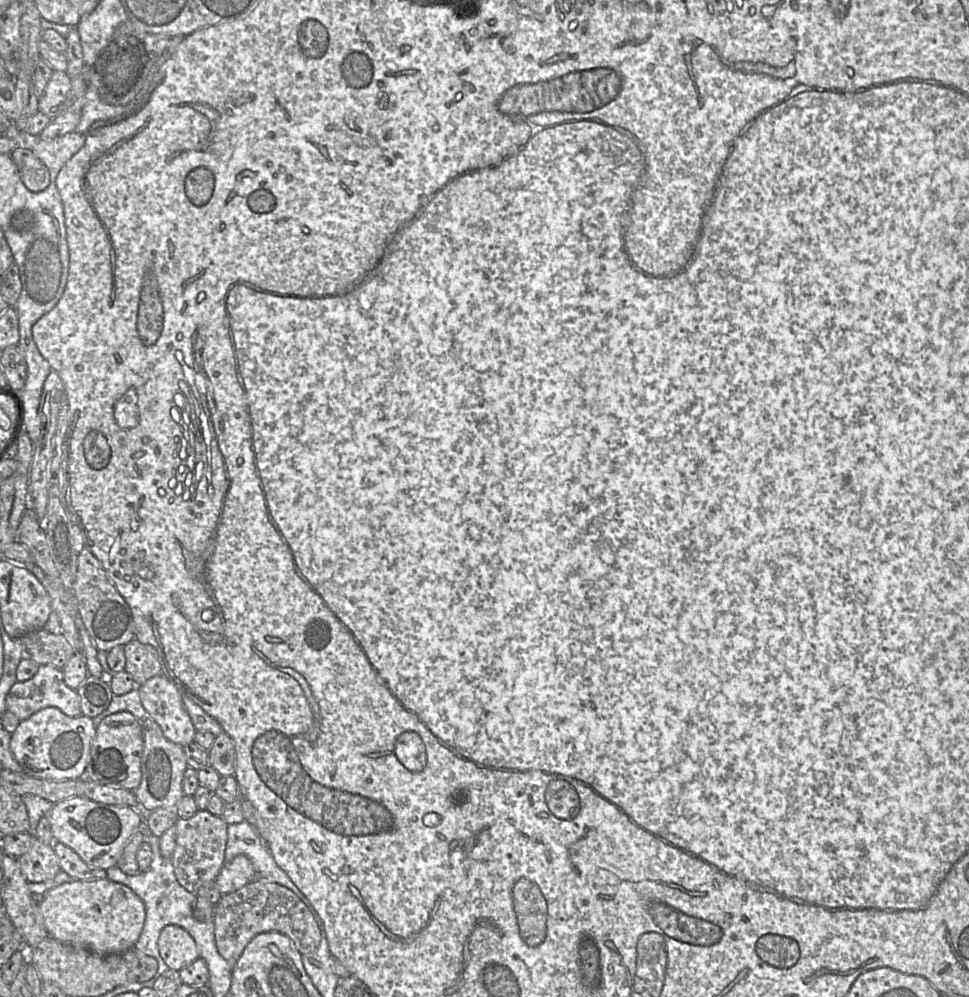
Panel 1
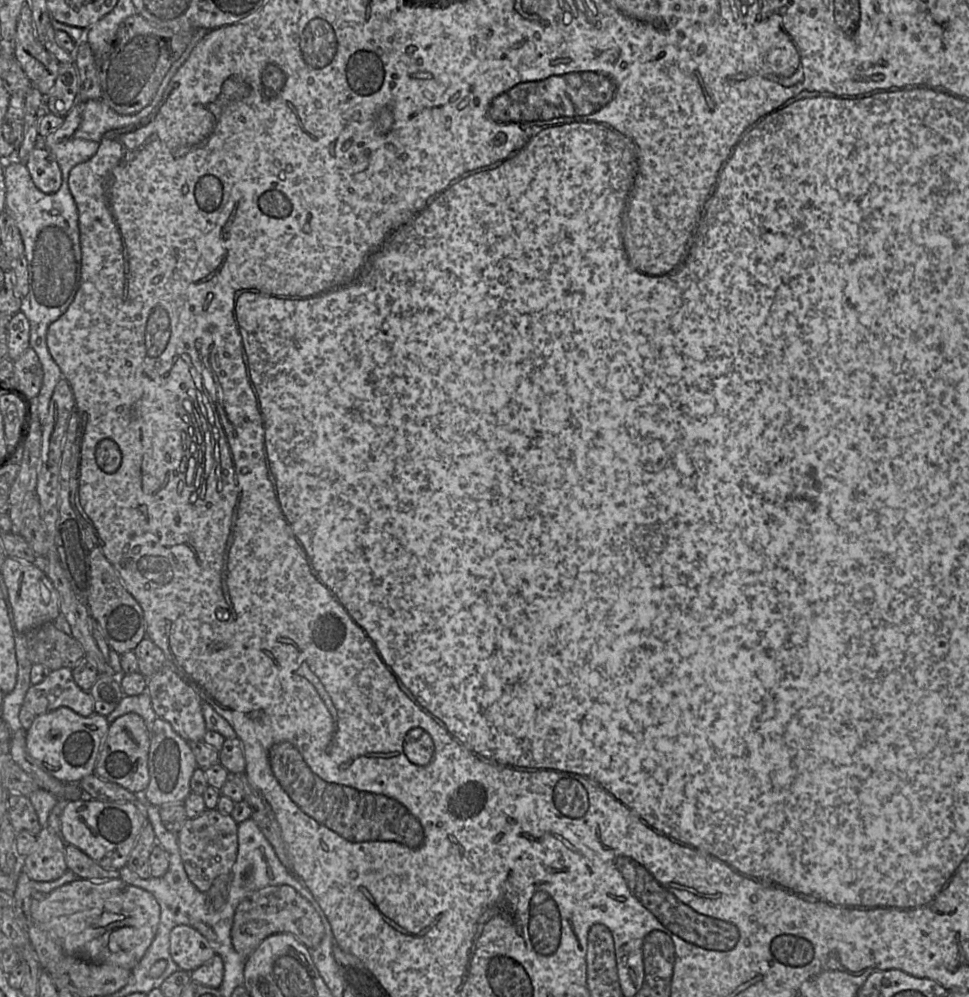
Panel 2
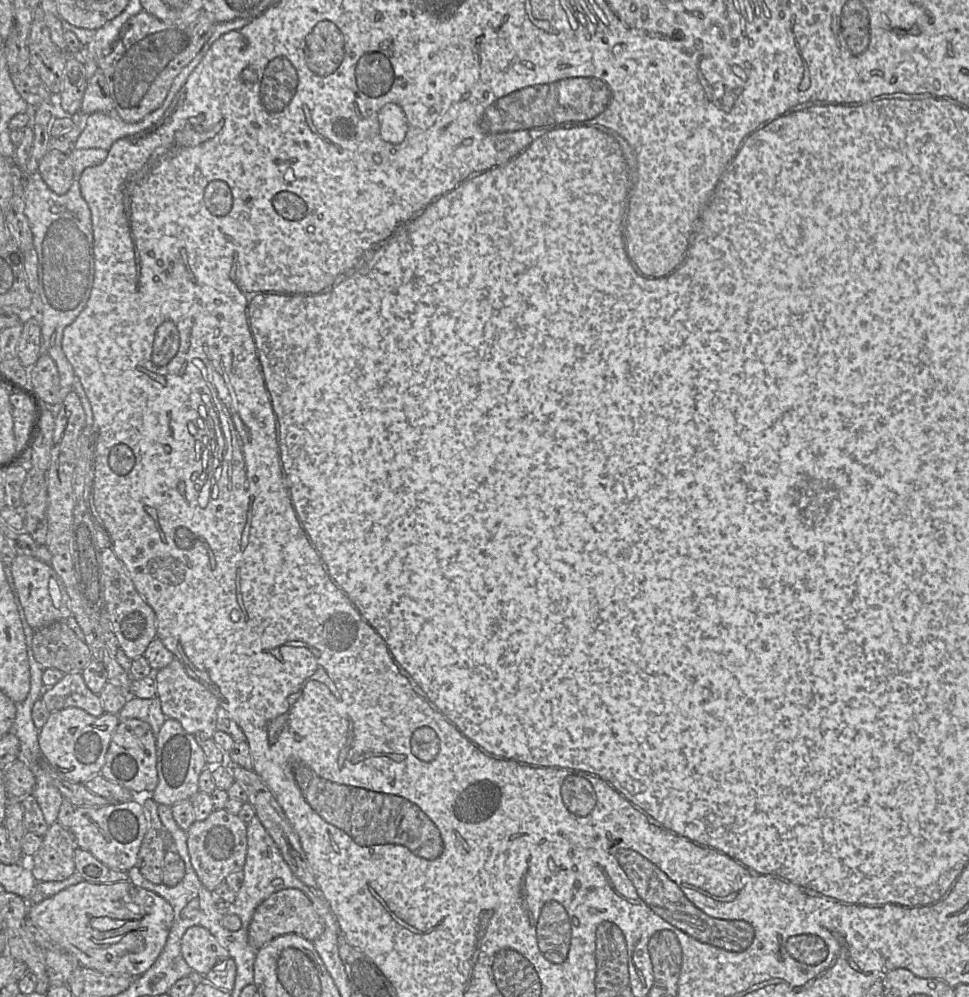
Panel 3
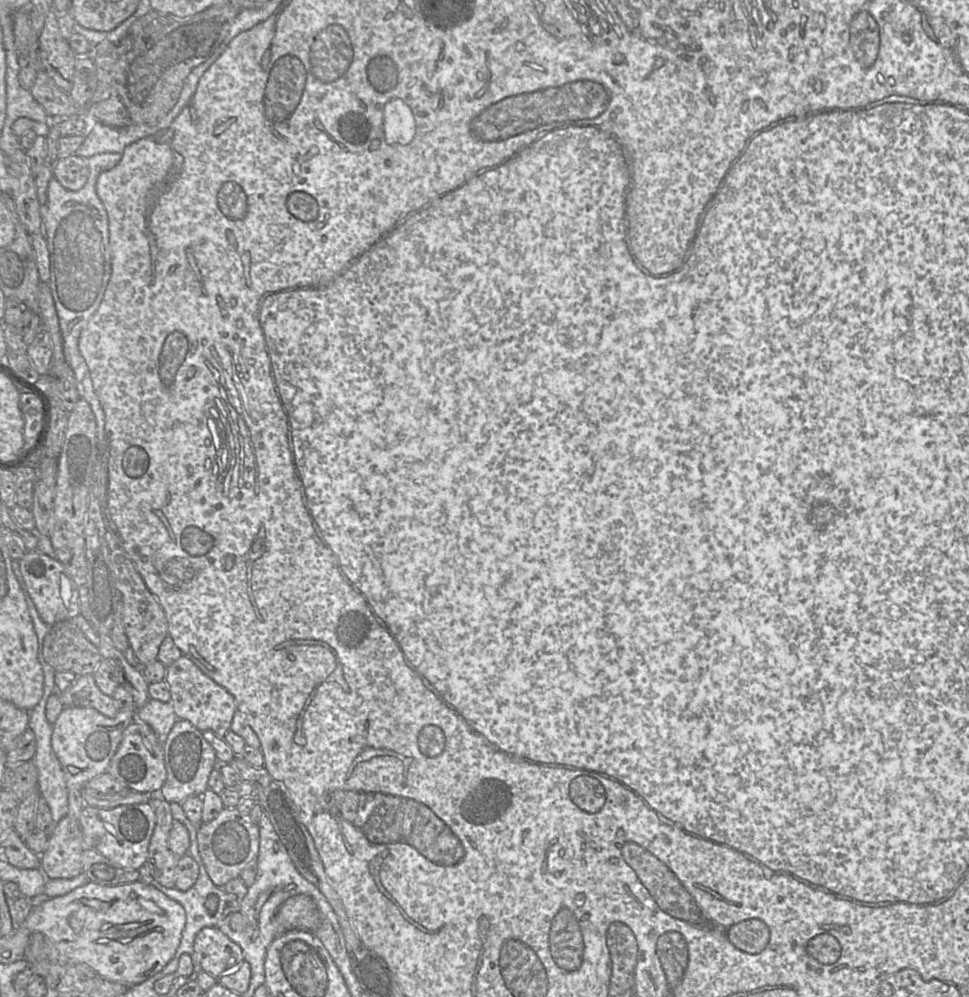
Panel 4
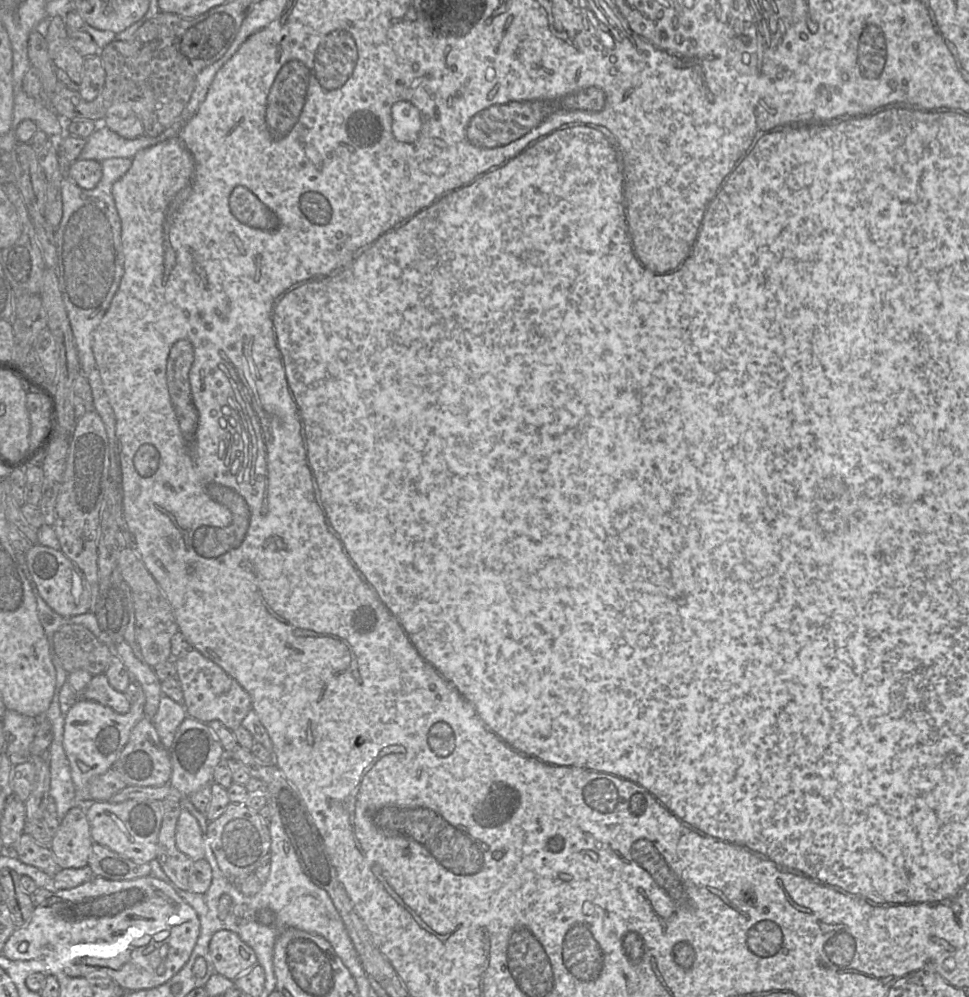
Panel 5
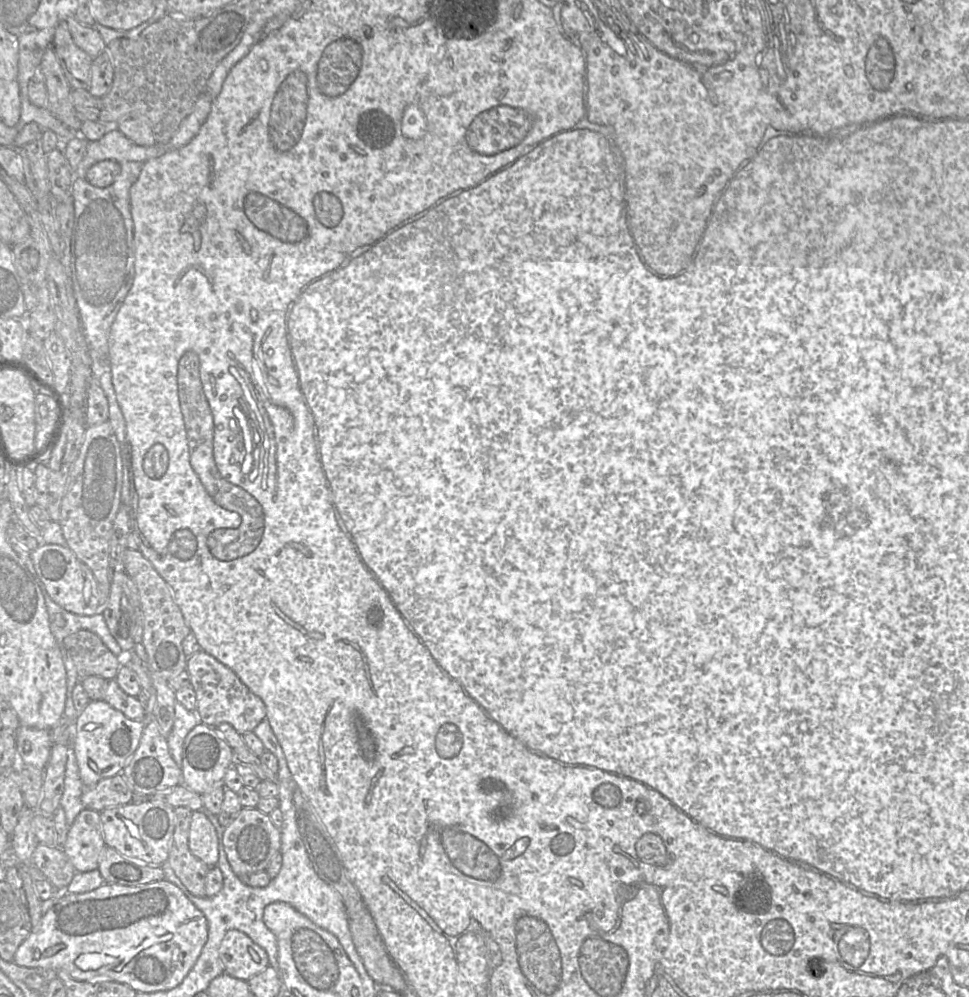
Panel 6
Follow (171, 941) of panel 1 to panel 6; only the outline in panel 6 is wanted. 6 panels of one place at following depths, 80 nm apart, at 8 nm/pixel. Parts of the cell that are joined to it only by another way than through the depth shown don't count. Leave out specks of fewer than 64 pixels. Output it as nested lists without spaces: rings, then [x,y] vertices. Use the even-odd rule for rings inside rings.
[[[238,930],[226,932],[218,953],[224,973],[237,979],[247,981],[269,966],[266,951]]]

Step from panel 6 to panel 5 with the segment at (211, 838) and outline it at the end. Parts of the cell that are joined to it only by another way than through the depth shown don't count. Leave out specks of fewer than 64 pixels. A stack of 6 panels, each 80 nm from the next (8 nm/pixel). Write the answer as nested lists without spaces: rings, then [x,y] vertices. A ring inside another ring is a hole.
[[[187,811],[178,818],[175,842],[177,849],[193,861],[205,859],[204,833],[197,819]]]

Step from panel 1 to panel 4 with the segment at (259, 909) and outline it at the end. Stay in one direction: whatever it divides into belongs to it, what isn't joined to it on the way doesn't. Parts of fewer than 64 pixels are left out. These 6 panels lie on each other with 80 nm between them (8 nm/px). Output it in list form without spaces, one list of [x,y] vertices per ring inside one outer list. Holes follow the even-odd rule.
[[[304,894],[288,898],[279,907],[274,919],[285,931],[304,930],[314,933],[321,923],[314,901]]]

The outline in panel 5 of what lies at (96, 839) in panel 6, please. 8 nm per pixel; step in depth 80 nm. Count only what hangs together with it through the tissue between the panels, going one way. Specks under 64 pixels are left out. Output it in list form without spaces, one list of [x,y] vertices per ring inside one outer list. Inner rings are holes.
[[[74,807],[60,823],[50,849],[60,871],[80,870],[88,867],[94,846],[86,807]]]

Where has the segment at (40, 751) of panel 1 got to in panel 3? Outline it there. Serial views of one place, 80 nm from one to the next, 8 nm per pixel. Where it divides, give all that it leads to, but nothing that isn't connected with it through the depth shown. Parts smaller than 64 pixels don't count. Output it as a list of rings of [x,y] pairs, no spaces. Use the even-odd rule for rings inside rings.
[[[76,707],[53,712],[39,730],[42,757],[61,778],[70,783],[84,783],[100,774],[113,732],[120,721],[118,714],[105,713],[95,717]]]

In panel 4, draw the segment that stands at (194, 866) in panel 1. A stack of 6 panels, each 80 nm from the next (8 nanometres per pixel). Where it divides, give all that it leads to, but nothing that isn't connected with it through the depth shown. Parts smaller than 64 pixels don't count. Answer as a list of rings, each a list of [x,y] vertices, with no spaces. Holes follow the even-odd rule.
[[[225,808],[208,823],[201,823],[196,828],[196,844],[201,863],[217,887],[222,887],[233,879],[252,862],[256,862],[259,853],[259,825],[247,815],[235,808]]]

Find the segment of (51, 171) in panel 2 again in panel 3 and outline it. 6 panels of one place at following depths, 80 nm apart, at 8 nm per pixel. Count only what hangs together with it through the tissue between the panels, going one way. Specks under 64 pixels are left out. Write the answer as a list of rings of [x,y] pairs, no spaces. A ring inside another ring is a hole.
[[[49,150],[44,155],[37,172],[56,194],[65,194],[74,180],[74,169],[67,154],[57,150]]]

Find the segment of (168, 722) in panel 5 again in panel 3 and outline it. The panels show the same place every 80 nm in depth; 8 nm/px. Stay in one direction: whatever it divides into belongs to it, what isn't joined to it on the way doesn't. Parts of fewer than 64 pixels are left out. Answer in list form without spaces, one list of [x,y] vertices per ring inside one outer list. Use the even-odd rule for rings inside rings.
[[[130,697],[119,711],[118,717],[121,721],[136,718],[148,723],[155,736],[167,719],[157,697],[149,699]]]

